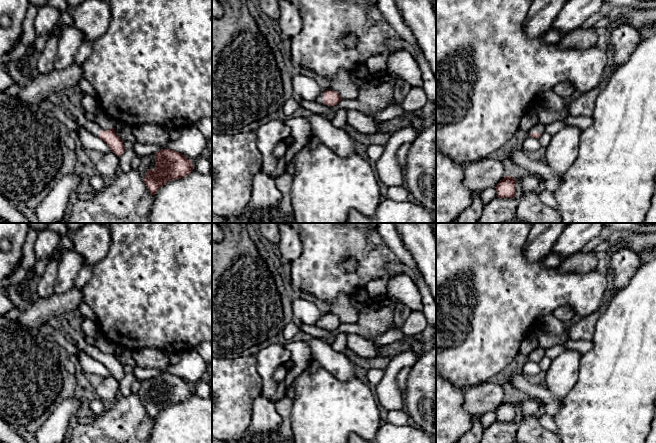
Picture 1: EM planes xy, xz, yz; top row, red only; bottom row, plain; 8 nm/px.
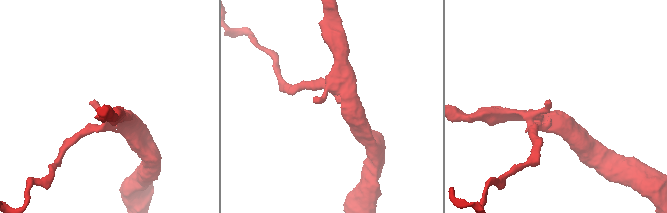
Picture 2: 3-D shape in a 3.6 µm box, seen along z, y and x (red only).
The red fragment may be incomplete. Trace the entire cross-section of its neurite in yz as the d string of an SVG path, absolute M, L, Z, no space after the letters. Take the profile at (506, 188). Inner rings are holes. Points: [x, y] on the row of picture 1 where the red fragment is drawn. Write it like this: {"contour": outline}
{"contour": "M507 175L495 187L497 191L496 196L500 198L515 197L516 185L517 183L515 178Z"}

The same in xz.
{"contour": "M326 90L323 94L319 95L315 102L318 104L335 106L342 100L340 94L336 91Z"}

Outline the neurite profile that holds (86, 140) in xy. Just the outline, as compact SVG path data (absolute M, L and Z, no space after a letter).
M81 126L75 132L72 132L72 134L77 139L78 145L84 150L97 150L104 154L112 151L102 139Z

